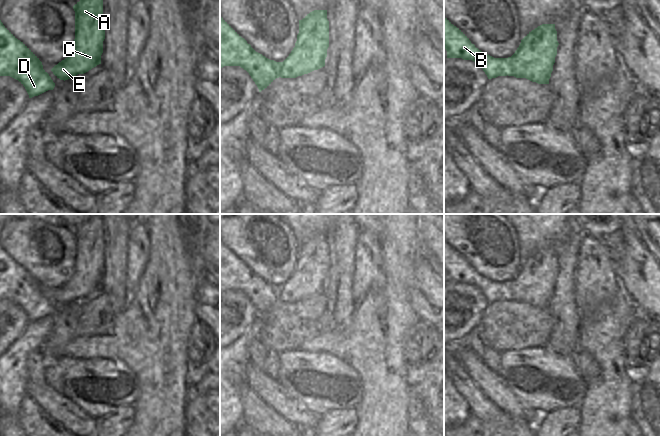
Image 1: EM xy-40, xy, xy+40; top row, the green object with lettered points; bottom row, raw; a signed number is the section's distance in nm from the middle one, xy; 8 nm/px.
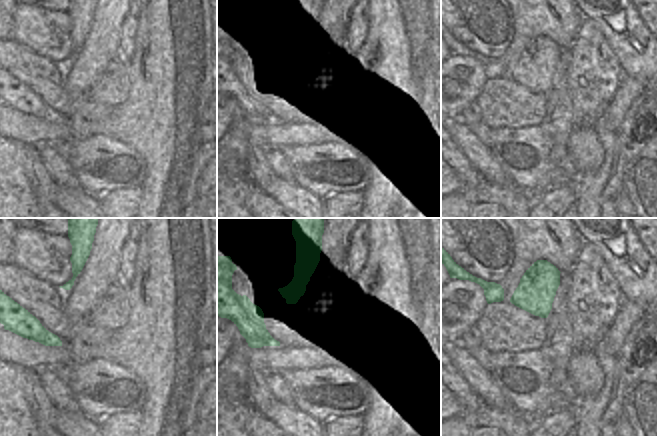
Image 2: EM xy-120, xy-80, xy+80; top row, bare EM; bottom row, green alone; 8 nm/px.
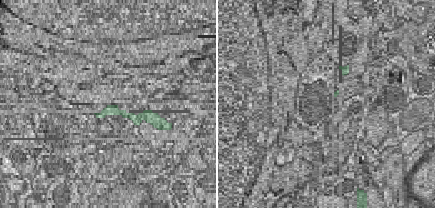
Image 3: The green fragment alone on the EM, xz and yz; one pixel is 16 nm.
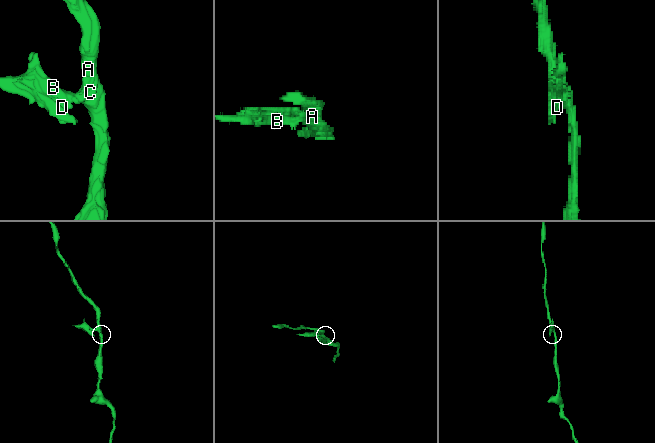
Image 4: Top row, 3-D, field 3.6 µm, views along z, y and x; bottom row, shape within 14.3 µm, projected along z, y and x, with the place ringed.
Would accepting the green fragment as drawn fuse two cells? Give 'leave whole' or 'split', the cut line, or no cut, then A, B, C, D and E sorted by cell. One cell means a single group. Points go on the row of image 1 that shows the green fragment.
split | xy+40 (511, 57), (511, 70), (507, 74) | A C E / B D

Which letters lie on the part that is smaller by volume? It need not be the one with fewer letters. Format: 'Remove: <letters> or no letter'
Remove: B, D

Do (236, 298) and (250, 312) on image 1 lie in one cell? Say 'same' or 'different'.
same

